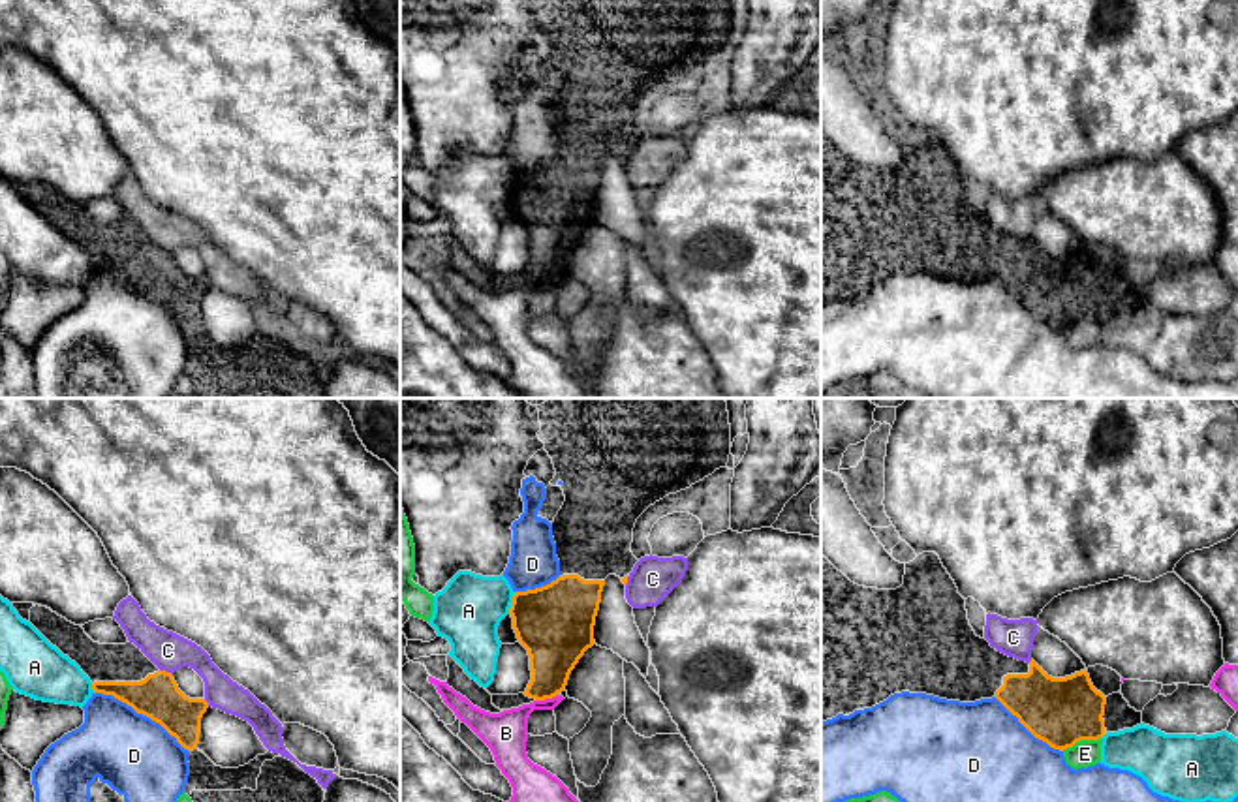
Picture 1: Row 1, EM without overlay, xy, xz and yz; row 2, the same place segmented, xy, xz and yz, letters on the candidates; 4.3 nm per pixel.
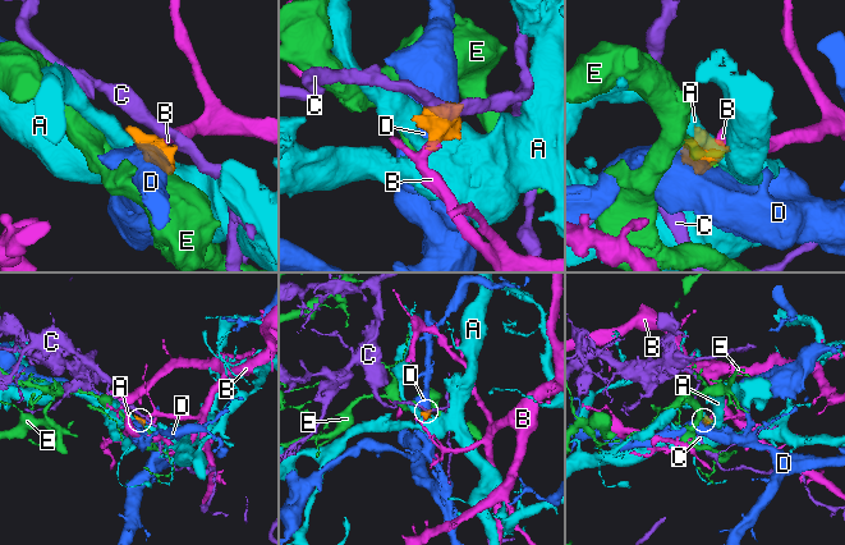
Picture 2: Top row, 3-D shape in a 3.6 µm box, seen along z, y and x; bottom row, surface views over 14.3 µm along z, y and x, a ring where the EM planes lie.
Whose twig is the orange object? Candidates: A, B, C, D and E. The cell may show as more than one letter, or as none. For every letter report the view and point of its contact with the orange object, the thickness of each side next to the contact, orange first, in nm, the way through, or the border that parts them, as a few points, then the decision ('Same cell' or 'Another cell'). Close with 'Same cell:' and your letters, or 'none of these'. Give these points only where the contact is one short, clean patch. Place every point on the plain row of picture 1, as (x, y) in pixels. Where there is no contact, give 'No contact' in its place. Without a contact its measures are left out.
A: Touches orange at xz (511, 183). Thickness 320 nm (orange) against 280 nm. Another cell
B: Touches orange at xz (545, 277). Thickness 260 nm (orange) against 190 nm. Boundary: xz (557, 273), (536, 280). Another cell
C: Touches orange at xy (164, 250). Thickness 190 nm (orange) against 160 nm. Another cell
D: Touches orange at xy (141, 292). Thickness 190 nm (orange) against 340 nm. Another cell
E: Touches orange at yz (1081, 318). Thickness 280 nm (orange) against 120 nm. Boundary: yz (1101, 316), (1077, 320), (1062, 329). Another cell
Same cell: none of these

